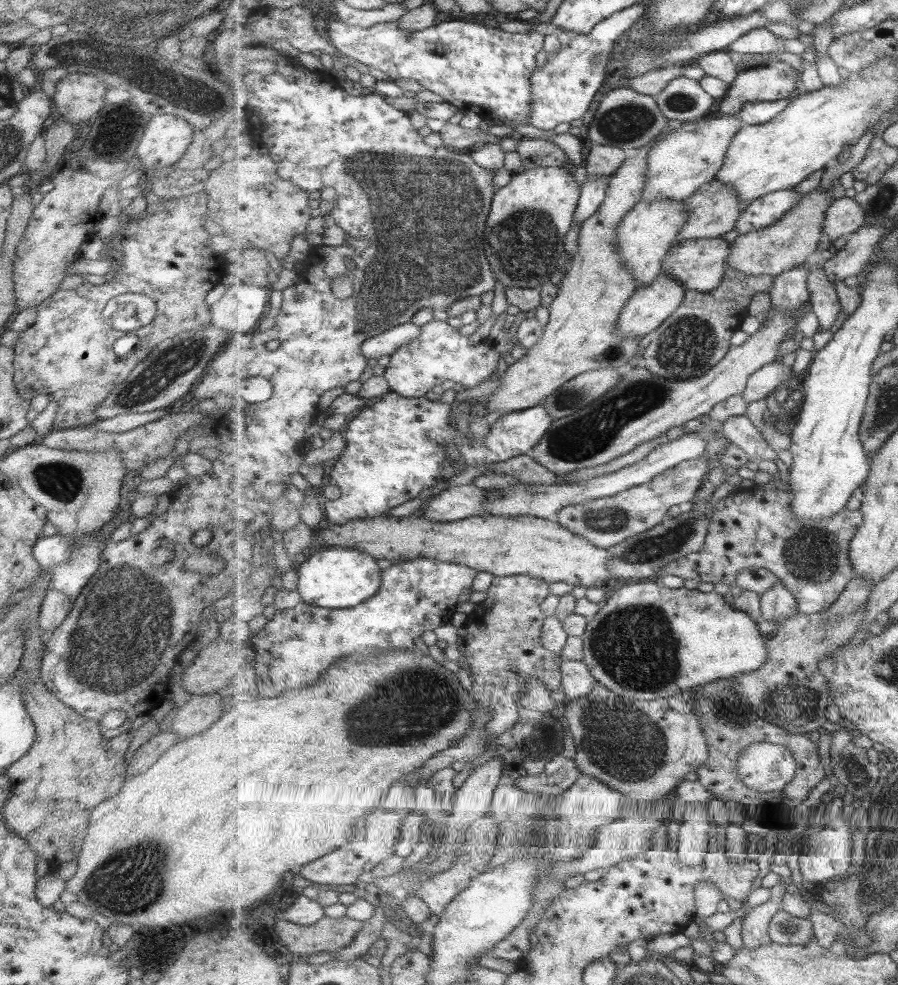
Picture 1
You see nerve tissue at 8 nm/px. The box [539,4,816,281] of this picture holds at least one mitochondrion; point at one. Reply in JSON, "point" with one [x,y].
{"point":[625,123]}

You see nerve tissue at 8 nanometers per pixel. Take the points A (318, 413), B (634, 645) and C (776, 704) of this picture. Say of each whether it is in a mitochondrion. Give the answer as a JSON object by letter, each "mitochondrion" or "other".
{"A":"other","B":"mitochondrion","C":"mitochondrion"}

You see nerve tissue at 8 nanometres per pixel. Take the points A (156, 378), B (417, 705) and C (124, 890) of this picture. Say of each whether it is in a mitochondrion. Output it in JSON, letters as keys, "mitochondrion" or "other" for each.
{"A":"mitochondrion","B":"mitochondrion","C":"mitochondrion"}

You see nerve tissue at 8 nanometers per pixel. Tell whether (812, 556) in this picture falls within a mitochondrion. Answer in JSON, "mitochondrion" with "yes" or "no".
{"mitochondrion":"yes"}

